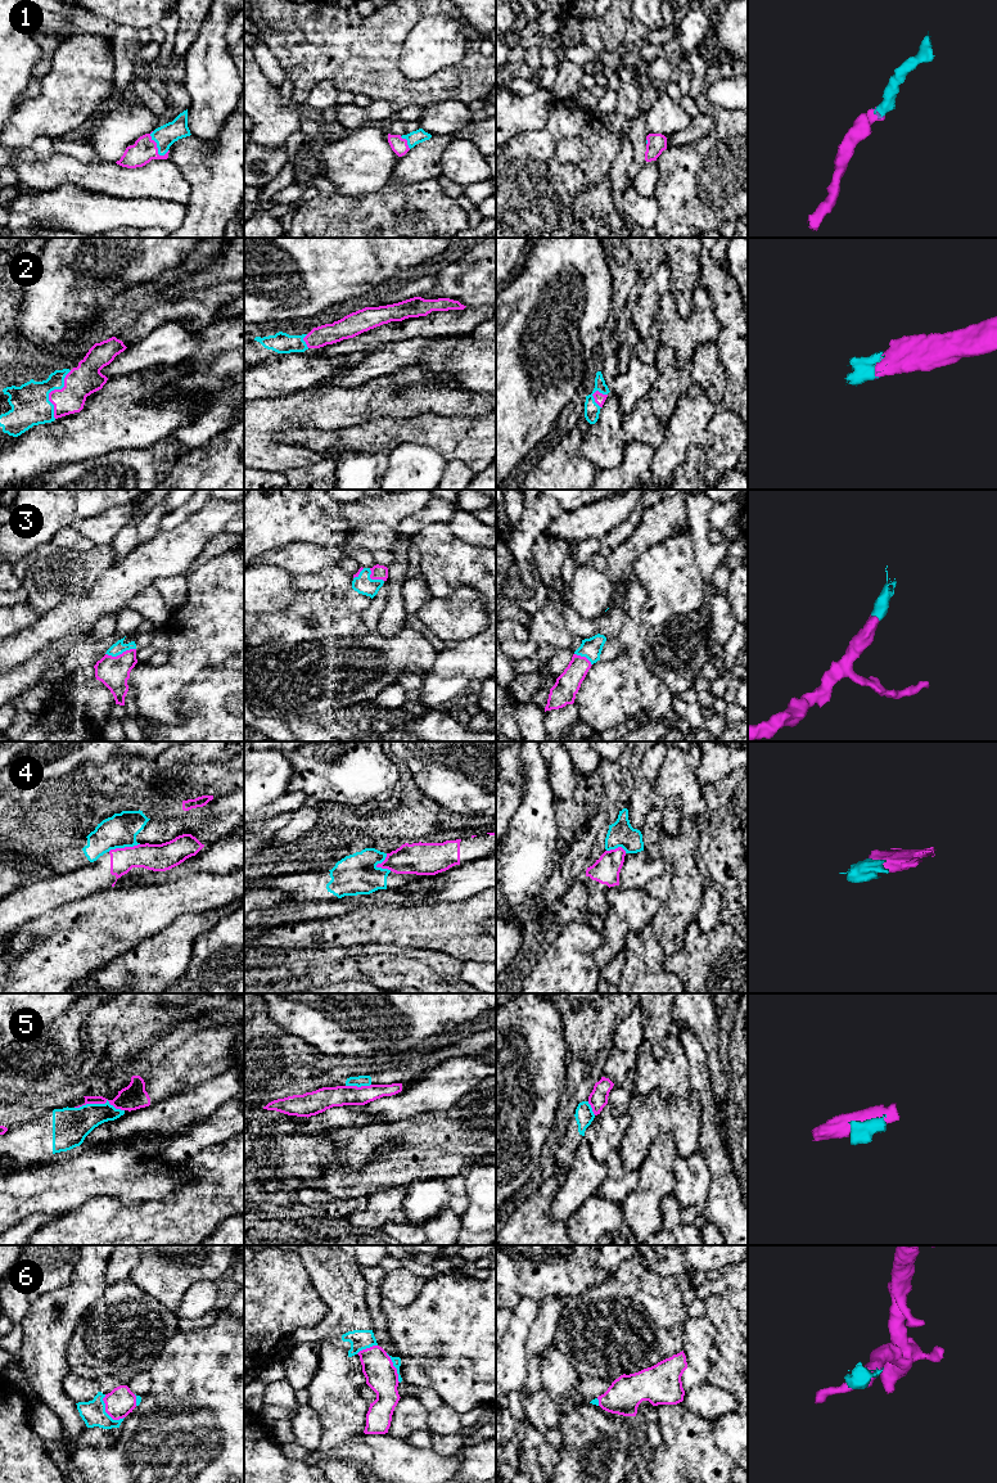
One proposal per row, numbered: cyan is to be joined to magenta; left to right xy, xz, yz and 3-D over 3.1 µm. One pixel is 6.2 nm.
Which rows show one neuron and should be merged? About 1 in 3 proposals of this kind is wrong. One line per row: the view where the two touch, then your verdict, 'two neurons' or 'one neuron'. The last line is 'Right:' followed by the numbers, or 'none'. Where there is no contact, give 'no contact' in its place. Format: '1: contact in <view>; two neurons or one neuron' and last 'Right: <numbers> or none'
1: contact in xy; one neuron
2: contact in xy; one neuron
3: contact in xy; one neuron
4: contact in xy; two neurons
5: contact in xy; two neurons
6: contact in xy; one neuron
Right: 1, 2, 3, 6

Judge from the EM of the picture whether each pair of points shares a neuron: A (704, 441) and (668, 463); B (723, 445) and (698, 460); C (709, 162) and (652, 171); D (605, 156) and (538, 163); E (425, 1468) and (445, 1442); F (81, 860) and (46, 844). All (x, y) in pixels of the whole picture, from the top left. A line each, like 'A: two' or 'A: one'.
A: one
B: two
C: two
D: one
E: two
F: one

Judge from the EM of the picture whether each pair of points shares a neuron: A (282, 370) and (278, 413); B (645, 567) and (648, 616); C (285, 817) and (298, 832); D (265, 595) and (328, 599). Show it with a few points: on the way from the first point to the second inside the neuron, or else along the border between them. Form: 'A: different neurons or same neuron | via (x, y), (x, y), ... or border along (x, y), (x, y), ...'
A: different neurons | border along (308, 388), (287, 392), (280, 396), (257, 399)
B: same neuron | via (655, 580), (655, 604)
C: different neurons | border along (293, 814), (276, 832), (270, 844)
D: different neurons | border along (301, 591), (292, 604), (282, 609), (269, 611)

